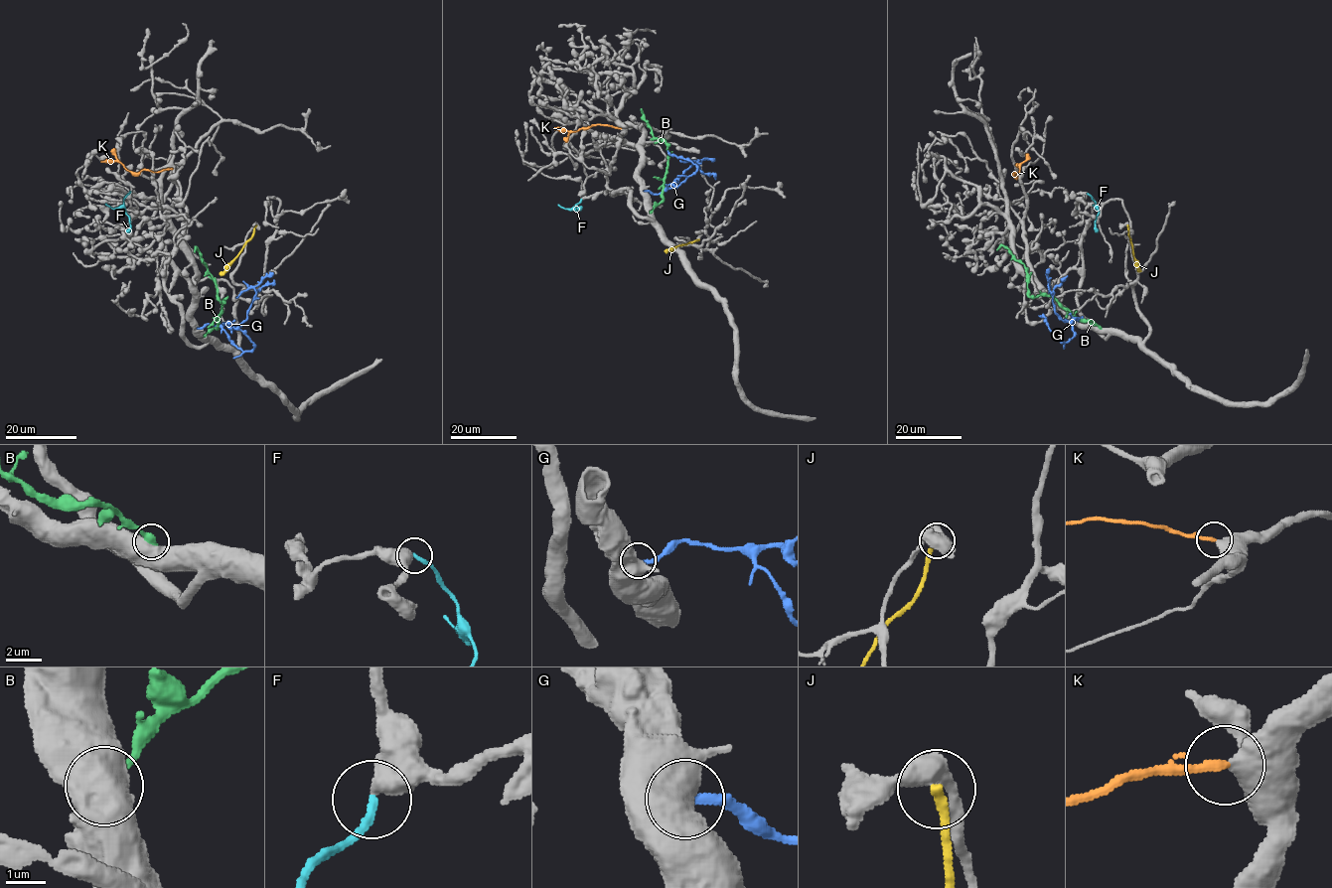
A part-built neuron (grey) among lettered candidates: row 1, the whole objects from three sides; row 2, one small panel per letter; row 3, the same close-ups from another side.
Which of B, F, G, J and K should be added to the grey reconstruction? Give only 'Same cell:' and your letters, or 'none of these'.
Same cell: F, K

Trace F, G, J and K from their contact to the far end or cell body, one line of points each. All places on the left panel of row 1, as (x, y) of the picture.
F: (129, 191), (123, 202), (130, 225), (126, 232)
G: (198, 328), (219, 325), (238, 348), (251, 351), (254, 347), (251, 341), (231, 323), (222, 322)
J: (256, 225), (252, 236), (221, 275)
K: (172, 169), (131, 172), (117, 161), (101, 161)

